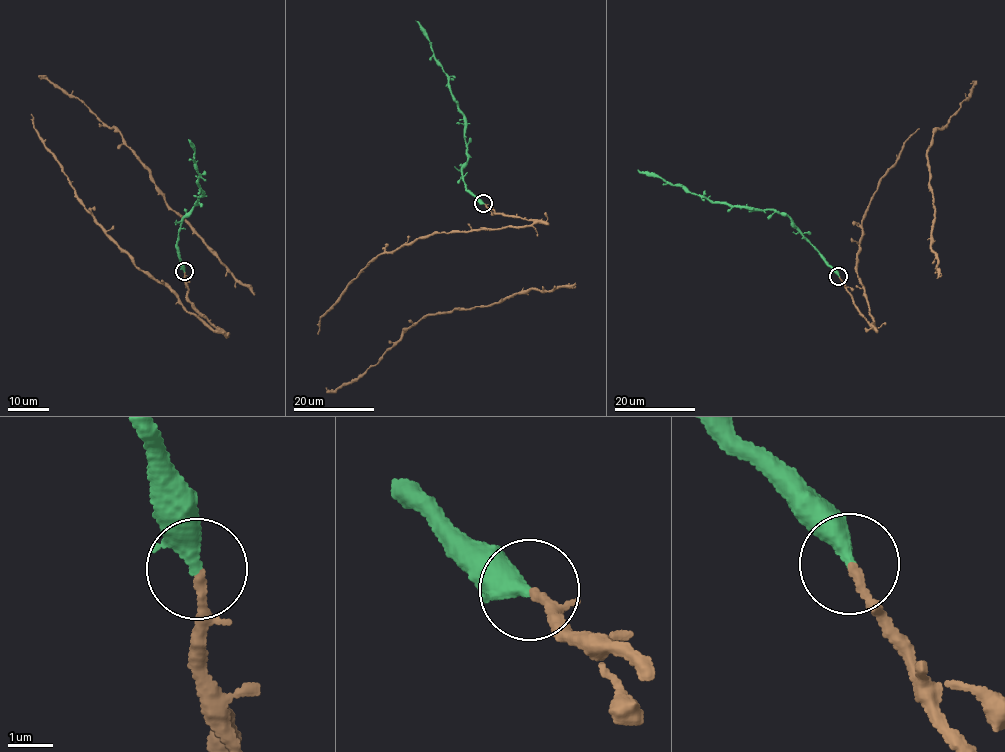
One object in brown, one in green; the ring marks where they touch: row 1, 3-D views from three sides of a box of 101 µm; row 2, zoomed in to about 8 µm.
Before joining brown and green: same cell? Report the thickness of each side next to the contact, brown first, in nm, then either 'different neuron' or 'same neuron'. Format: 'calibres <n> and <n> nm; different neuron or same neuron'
calibres 200 and 400 nm; same neuron

